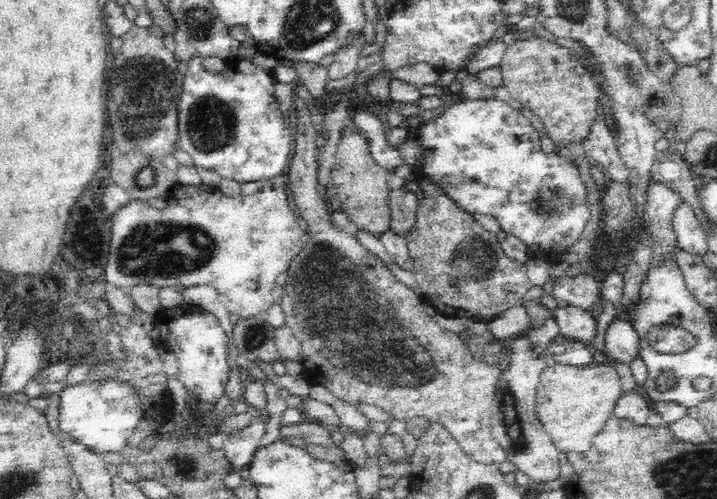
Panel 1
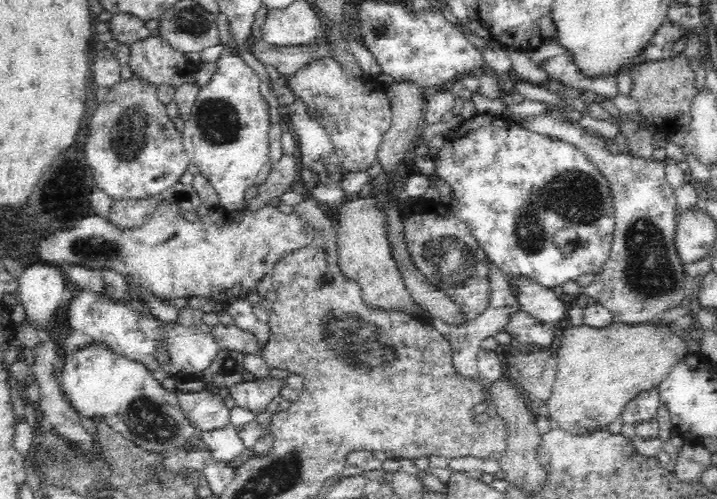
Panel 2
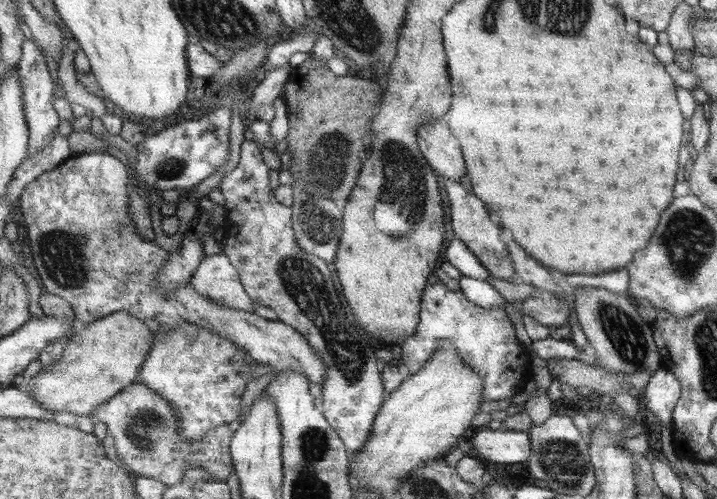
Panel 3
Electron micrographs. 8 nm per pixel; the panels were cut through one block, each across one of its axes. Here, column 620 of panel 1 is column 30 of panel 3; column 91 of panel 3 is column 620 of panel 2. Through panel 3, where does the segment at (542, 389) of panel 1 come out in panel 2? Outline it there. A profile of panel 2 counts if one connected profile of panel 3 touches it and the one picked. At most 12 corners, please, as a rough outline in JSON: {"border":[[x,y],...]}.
{"border":[[652,322],[567,326],[545,401],[572,435],[606,430],[688,354]]}

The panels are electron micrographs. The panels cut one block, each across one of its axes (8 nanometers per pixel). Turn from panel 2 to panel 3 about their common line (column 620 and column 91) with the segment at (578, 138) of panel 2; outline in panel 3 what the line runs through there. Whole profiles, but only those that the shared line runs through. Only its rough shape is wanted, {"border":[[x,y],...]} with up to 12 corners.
{"border":[[72,155],[16,210],[82,325],[152,331],[172,257],[129,214],[129,168]]}

